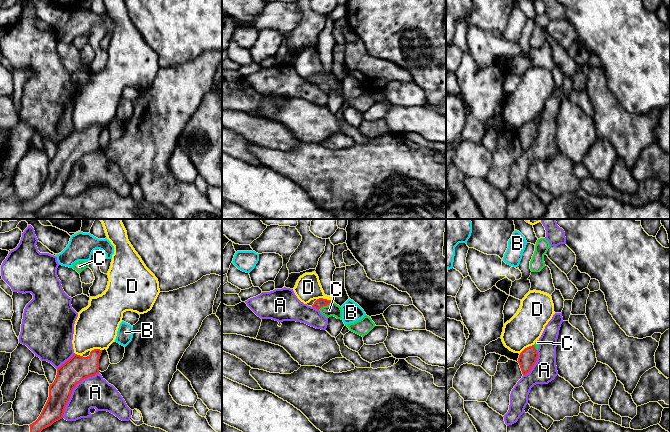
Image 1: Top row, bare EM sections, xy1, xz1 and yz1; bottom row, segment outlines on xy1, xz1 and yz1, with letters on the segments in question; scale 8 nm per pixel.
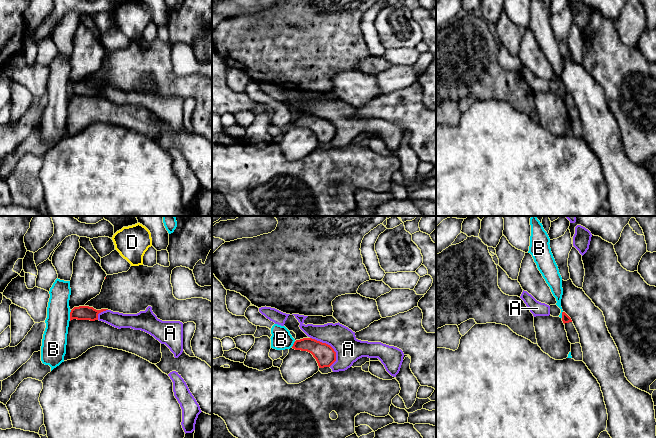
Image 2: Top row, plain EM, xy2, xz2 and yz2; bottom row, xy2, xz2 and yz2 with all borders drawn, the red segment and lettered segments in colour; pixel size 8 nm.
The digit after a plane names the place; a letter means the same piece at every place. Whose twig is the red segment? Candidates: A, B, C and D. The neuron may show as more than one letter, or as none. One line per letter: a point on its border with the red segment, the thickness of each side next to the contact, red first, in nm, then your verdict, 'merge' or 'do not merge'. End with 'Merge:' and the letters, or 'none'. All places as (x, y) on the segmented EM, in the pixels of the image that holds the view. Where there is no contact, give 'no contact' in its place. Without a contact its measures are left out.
A: xy1 (72, 390) | 200/260 nm | do not merge
B: xy2 (70, 315) | 110/200 nm | do not merge
C: xz1 (325, 305) | 70/100 nm | merge
D: xz1 (324, 299) | 70/200 nm | do not merge
Merge: C

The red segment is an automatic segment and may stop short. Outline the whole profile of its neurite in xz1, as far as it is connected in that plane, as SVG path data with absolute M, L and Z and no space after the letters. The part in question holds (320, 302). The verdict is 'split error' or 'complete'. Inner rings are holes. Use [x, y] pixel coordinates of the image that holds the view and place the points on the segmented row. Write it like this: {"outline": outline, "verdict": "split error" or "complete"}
{"outline": "M319 298L311 300L307 305L318 309L326 318L334 316L342 320L342 309L332 300Z", "verdict": "split error"}

